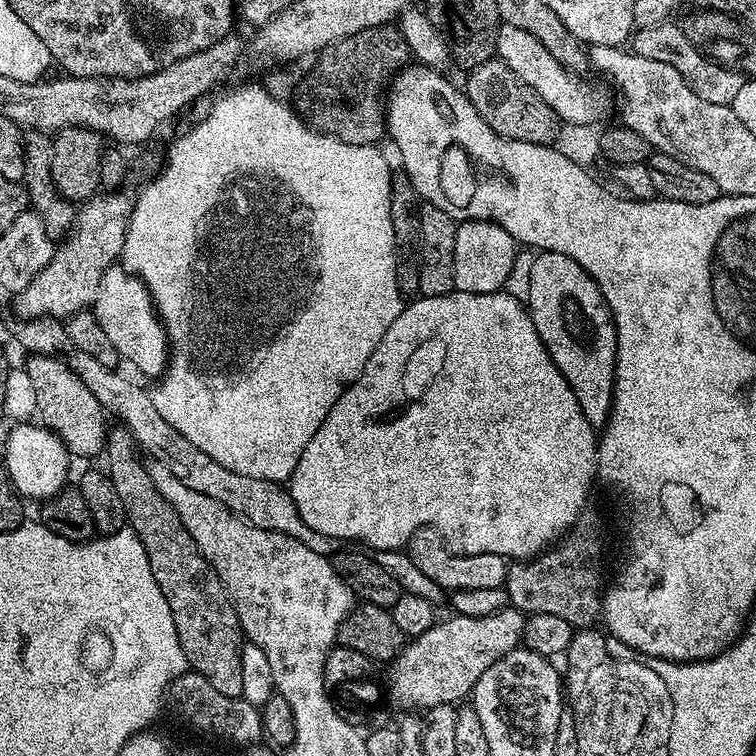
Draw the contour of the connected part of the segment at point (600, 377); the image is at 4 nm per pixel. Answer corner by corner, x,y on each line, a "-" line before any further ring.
541,251
534,255
534,266
530,270
530,298
526,301
526,307
538,338
542,338
554,366
558,366
562,378
566,378
574,390
574,398
578,398
578,406
582,414
586,414
586,422
590,422
594,430
603,429
612,409
612,387
616,377
616,324
602,290
594,278
590,278
590,274
574,262
574,258
561,252

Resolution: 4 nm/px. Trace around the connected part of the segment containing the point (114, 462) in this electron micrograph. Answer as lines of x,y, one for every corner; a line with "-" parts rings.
116,427
109,431
106,441
106,457
108,456
106,471
114,482
114,490
118,490
118,498
122,498
127,523
144,543
150,570
154,574
154,582
158,582
172,611
174,630
178,630
178,642
184,651
187,667
202,674
202,678
206,678
206,682
210,682
210,686
214,686
218,694
242,696
242,648
246,640
240,631
238,614
234,610
232,599
228,597
228,591
222,586
210,562
206,562
206,558
198,550
194,538
190,538
190,530
182,526
182,518
174,514
174,506
170,506
170,502
166,502
166,498
162,498
162,494
158,492
154,478
148,473
148,464
140,461
141,453
138,451
136,440
126,427

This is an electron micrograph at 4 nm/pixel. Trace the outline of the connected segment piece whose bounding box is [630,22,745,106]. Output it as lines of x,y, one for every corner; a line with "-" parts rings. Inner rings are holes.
676,22
650,26
649,28
636,28
630,37
631,51
637,52
642,58
654,58
654,62
666,62
682,74
682,78
698,94
698,98
706,98
706,102
718,102
731,106
738,90
742,90
745,77
732,68
723,68
709,60
699,48
693,46
688,39
685,29
676,25

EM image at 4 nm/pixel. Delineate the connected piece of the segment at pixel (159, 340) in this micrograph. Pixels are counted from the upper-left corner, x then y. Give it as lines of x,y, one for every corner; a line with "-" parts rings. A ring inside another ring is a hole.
124,266
108,268
90,310
98,318
98,324
105,331
106,338
110,338
114,350
118,350
121,361
129,360
144,376
163,377
170,351
168,335
164,332
164,323
156,314
152,295
138,277

